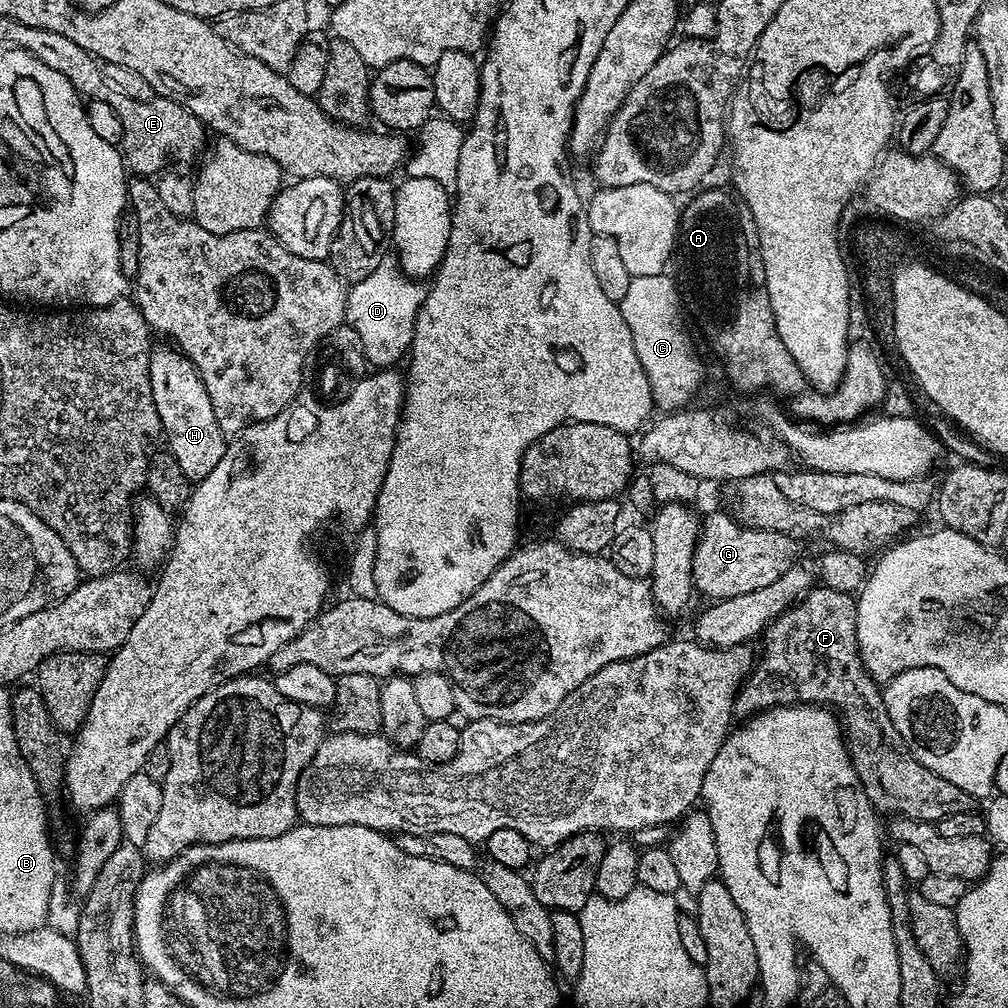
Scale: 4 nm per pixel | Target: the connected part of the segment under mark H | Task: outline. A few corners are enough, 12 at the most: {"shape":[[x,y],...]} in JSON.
{"shape":[[153,347],[167,451],[190,482],[222,462],[224,431],[179,347]]}

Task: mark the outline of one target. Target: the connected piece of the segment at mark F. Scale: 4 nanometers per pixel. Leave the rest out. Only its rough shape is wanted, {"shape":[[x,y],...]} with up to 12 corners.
{"shape":[[818,586],[766,629],[734,701],[834,706],[877,813],[977,797],[902,747],[860,663],[855,595]]}

